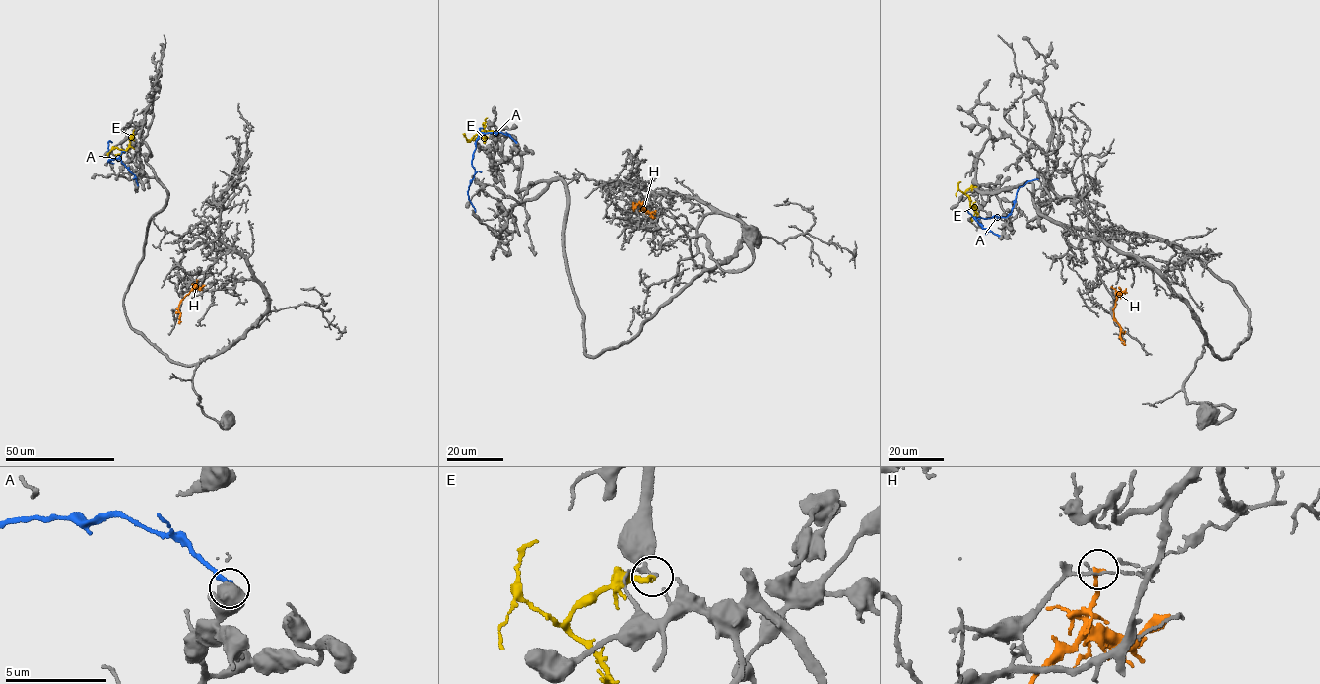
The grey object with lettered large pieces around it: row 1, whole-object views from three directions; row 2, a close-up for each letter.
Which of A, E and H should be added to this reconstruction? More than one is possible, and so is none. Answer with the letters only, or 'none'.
none

